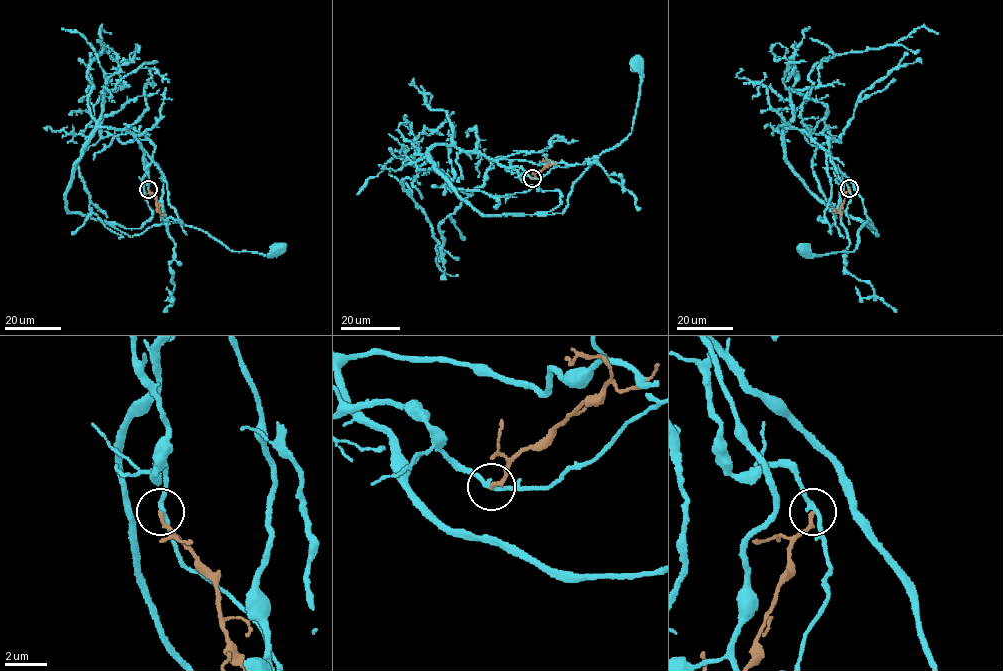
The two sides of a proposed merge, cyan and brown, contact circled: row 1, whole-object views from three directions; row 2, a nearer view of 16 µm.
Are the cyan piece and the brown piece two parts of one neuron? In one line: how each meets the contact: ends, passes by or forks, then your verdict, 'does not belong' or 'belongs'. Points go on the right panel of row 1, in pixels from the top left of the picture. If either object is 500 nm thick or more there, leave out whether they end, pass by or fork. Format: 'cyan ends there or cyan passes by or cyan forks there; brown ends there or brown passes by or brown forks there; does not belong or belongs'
cyan passes by; brown ends there; does not belong

